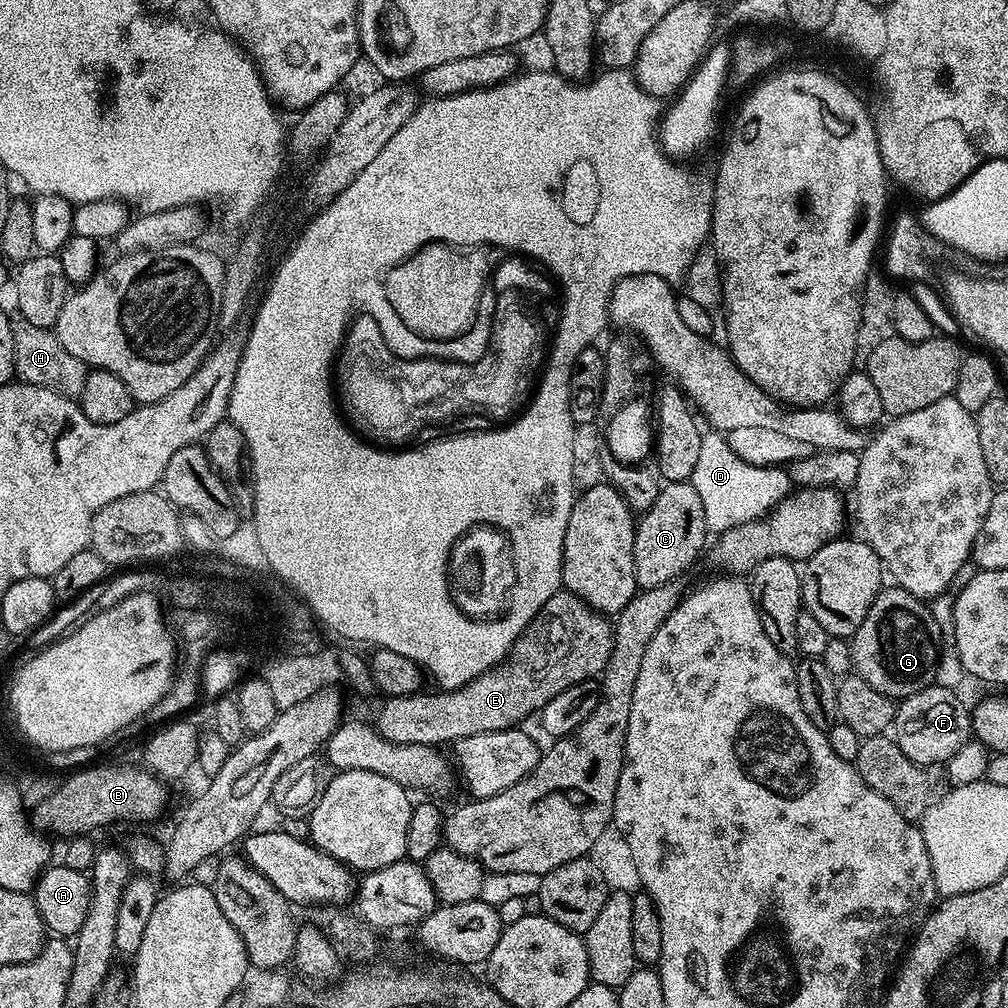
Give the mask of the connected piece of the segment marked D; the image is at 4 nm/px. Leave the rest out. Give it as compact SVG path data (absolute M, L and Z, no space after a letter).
M715 430L705 431L702 435L702 447L690 483L694 490L698 490L698 498L702 498L706 526L712 534L767 516L777 504L787 499L794 488L783 467L751 465L743 461L728 445L727 435Z

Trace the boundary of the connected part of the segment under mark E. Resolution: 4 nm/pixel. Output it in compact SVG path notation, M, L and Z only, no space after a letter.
M558 591L528 623L501 664L483 672L464 688L432 690L429 696L413 694L381 699L374 727L390 742L441 746L474 734L523 725L527 716L535 717L562 690L570 690L570 686L583 680L596 680L606 662L610 662L613 646L613 621L573 592Z

